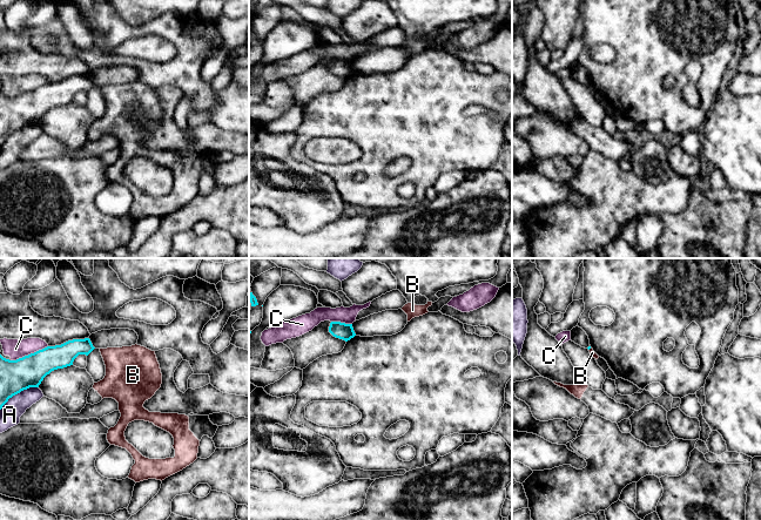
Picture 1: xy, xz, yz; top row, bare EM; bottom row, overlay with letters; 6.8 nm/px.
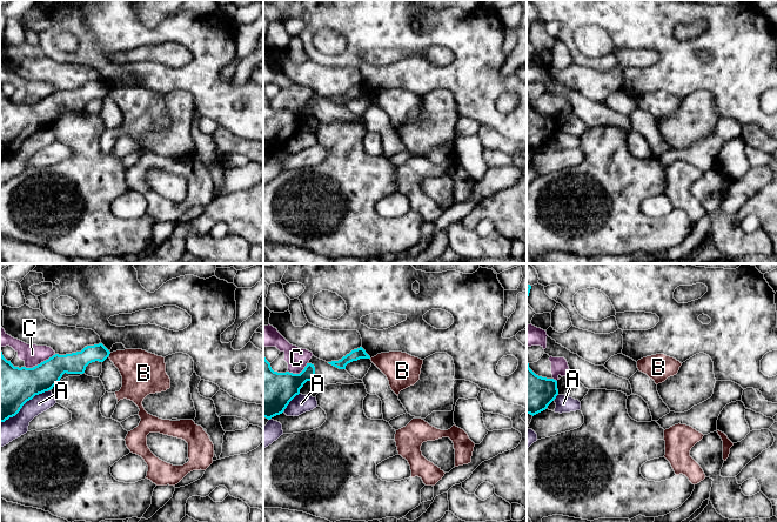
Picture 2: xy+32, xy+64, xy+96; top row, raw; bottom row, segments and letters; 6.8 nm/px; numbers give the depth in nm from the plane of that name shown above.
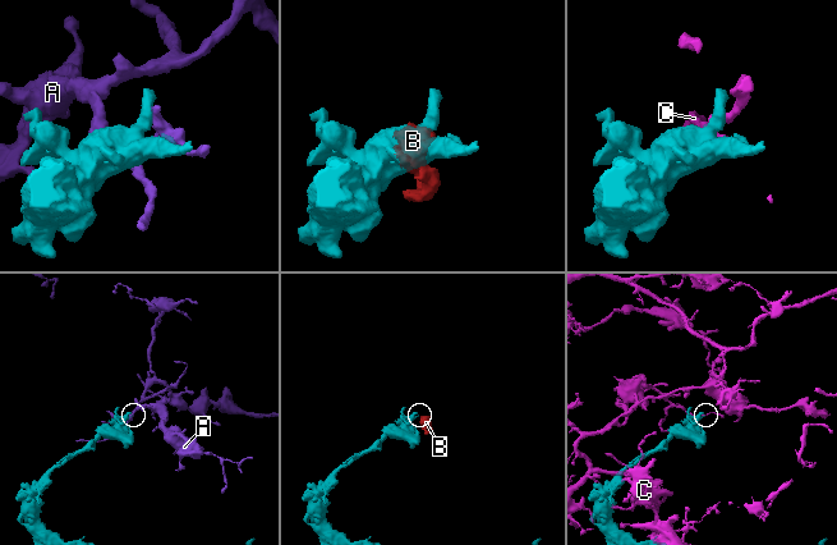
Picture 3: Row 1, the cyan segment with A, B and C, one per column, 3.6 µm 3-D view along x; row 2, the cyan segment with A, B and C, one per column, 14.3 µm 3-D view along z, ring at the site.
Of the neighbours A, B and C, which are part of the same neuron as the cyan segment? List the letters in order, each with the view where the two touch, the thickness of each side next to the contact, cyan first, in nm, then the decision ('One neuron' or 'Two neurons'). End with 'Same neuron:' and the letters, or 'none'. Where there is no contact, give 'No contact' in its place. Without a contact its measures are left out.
A: Touches cyan in xy. Thickness 220 nm (cyan) against 140 nm. Two neurons
B: No contact. Two neurons
C: Touches cyan in xy. Thickness 220 nm (cyan) against 140 nm. Two neurons
Same neuron: none

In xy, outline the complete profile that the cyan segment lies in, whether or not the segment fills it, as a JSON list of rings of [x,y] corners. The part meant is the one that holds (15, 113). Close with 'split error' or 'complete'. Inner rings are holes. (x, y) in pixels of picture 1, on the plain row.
[[[89,75],[68,77],[9,97],[0,92],[0,147],[9,135],[29,124],[39,124],[52,108],[73,102],[79,92],[88,93],[95,85]]]; complete

